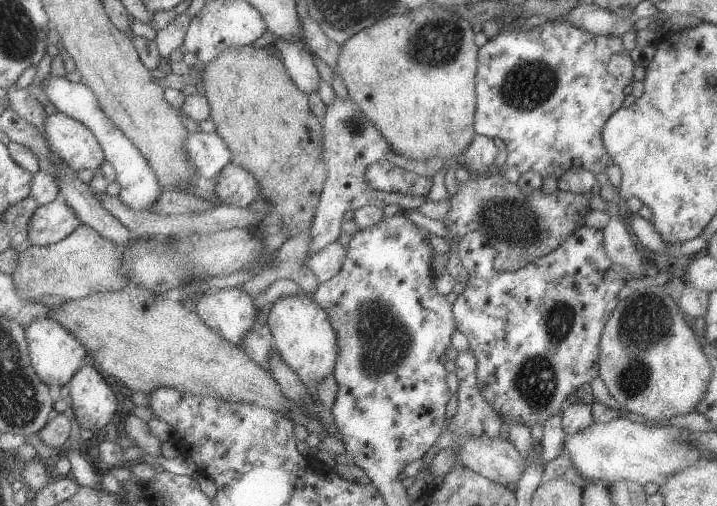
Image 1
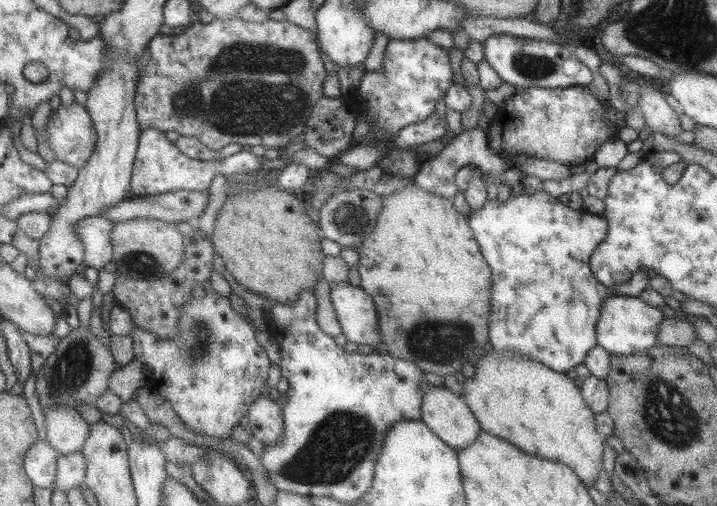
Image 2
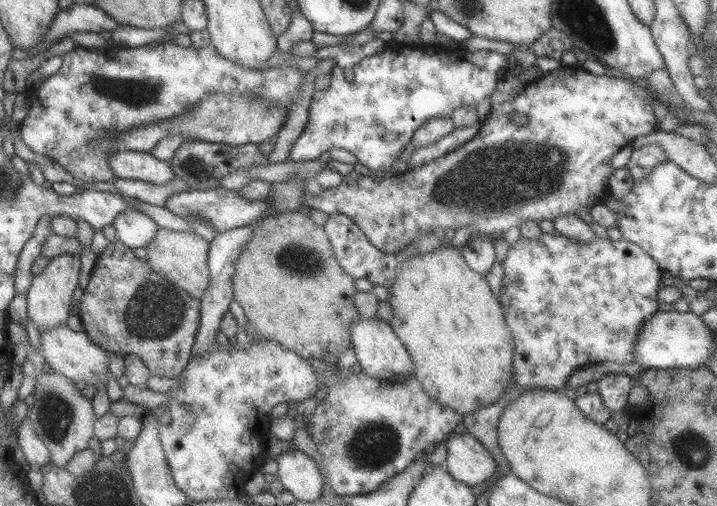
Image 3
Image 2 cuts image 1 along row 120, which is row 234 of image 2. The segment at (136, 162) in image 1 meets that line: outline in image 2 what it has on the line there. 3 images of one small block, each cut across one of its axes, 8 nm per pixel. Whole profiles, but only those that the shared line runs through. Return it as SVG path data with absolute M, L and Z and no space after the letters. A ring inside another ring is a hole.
M103 216L79 218L79 224L75 226L75 230L81 236L81 242L85 248L83 264L89 268L103 270L103 266L113 260L113 244L111 244L113 220Z

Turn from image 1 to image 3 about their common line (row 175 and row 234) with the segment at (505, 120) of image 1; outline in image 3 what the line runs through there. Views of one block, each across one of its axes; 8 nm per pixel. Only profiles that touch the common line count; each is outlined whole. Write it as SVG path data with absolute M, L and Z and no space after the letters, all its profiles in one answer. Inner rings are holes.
M557 230L553 234L541 232L539 238L527 238L527 236L521 234L517 242L509 244L509 252L507 252L505 262L503 262L503 272L505 274L503 274L501 290L499 290L499 304L501 304L501 310L505 314L507 330L513 338L513 352L515 352L513 354L513 384L515 384L515 388L521 388L521 390L531 390L531 388L565 390L569 386L571 388L583 388L589 382L597 382L607 374L623 374L625 376L623 366L633 364L633 346L635 346L635 340L637 340L637 334L639 334L643 322L659 310L657 292L659 292L659 282L661 282L661 268L649 254L643 252L643 248L639 248L637 244L625 242L623 238L611 242L609 238L597 238L595 236L595 238L585 240L581 244L581 242L575 242L567 236L563 236Z

